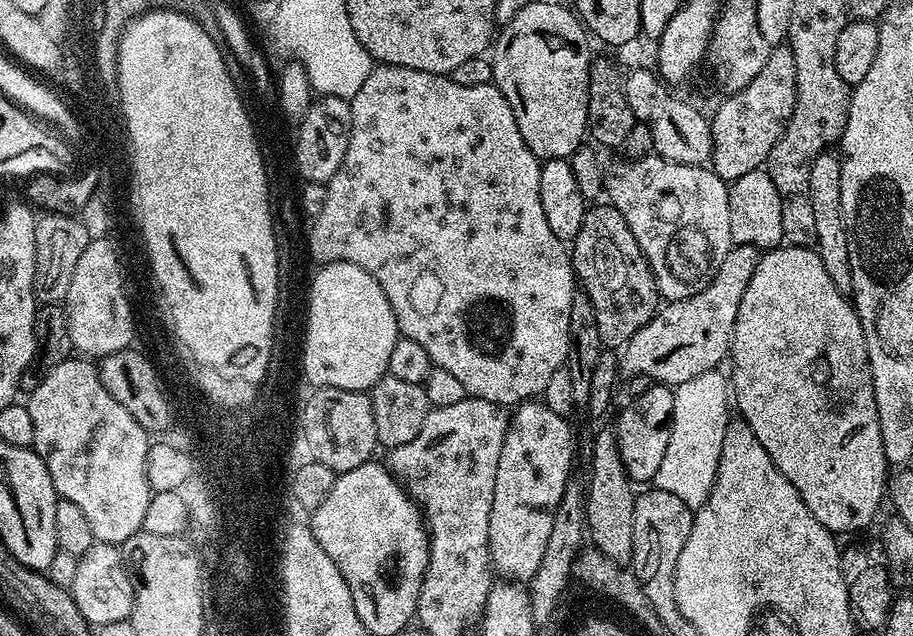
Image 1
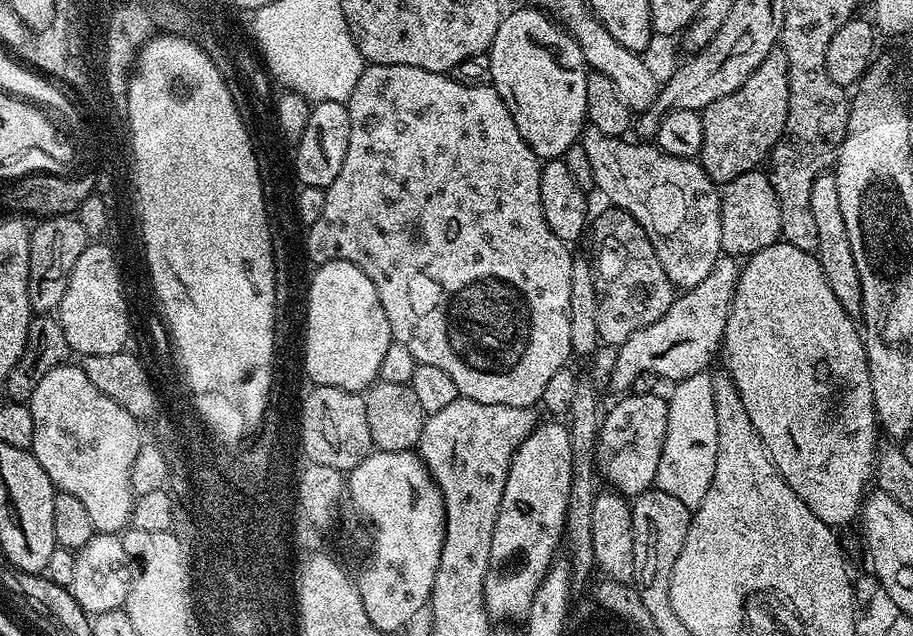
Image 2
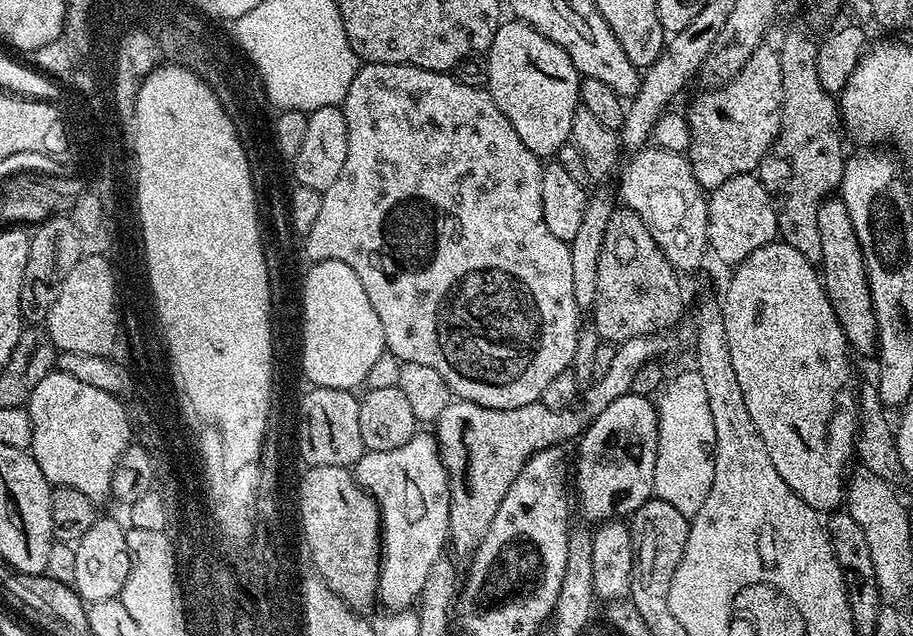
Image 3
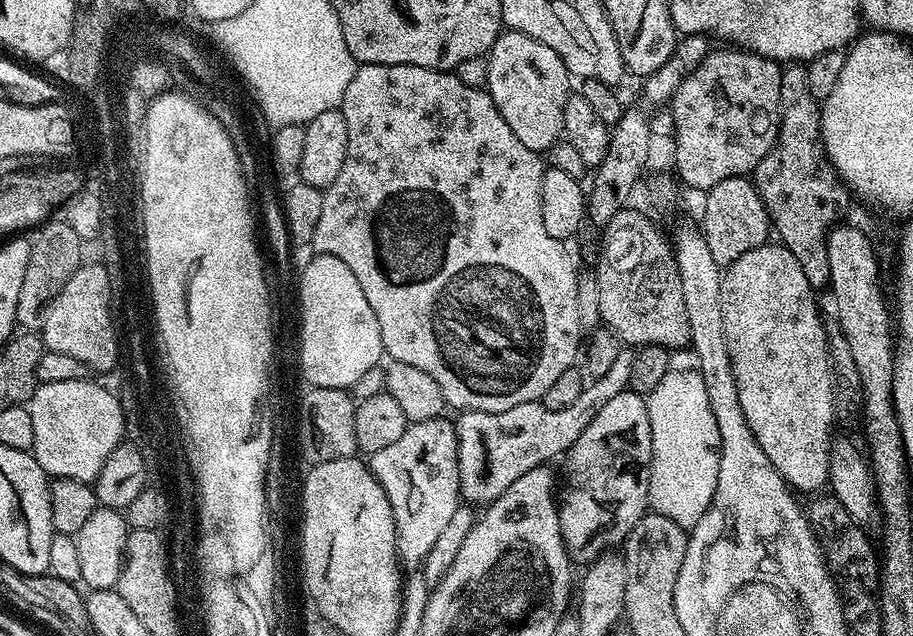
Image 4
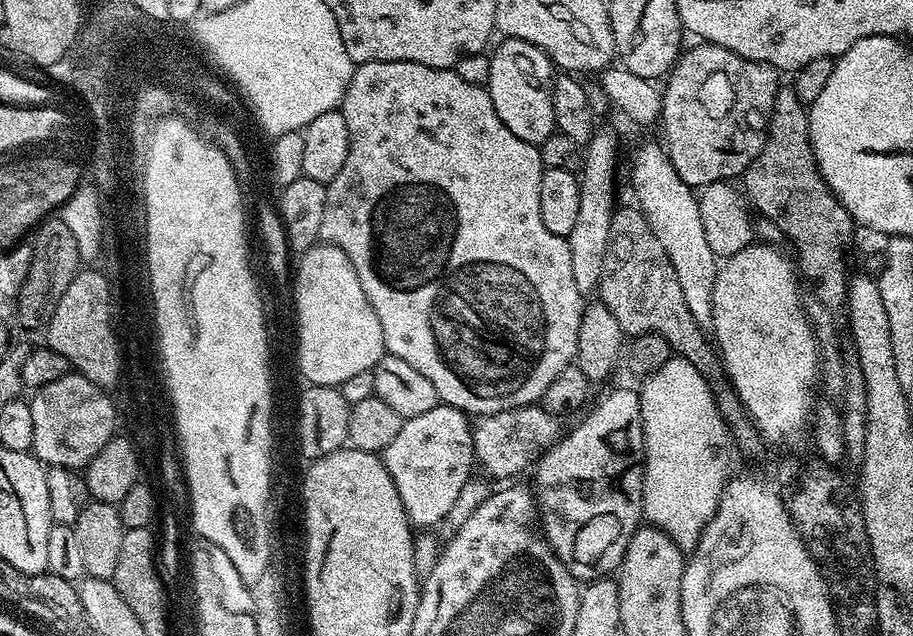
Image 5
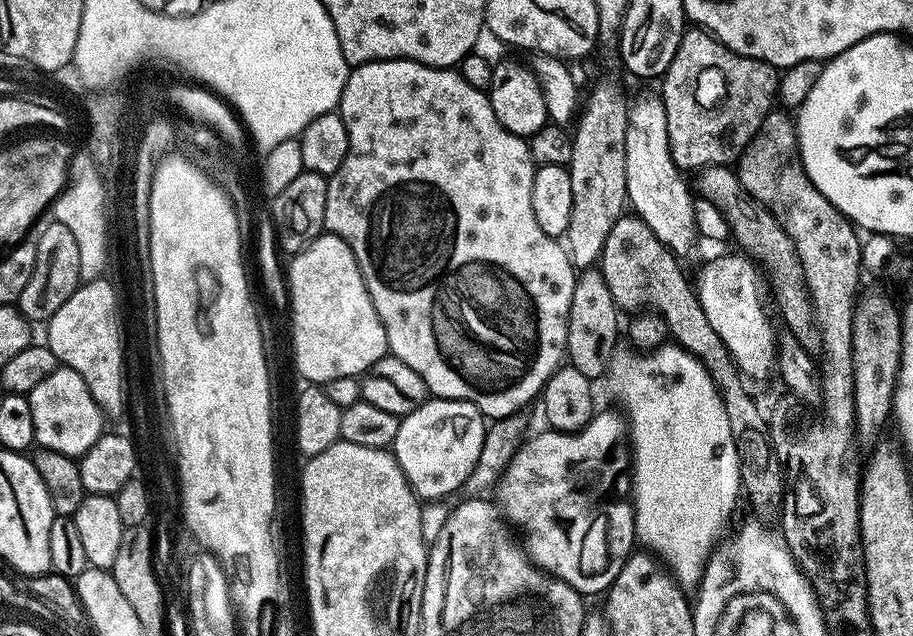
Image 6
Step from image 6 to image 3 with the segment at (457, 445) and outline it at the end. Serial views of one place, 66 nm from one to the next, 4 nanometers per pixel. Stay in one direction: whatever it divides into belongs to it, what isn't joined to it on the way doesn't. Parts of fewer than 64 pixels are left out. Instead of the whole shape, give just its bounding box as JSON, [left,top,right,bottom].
[354,430,450,610]

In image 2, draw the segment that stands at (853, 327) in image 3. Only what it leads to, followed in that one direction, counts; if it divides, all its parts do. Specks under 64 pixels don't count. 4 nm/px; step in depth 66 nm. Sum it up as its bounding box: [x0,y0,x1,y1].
[810,174,862,313]

